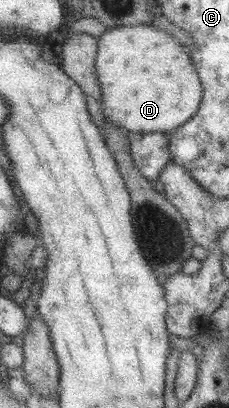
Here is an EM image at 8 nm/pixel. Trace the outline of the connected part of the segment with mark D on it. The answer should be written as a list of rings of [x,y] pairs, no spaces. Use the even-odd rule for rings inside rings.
[[[152,25],[118,26],[97,39],[96,71],[105,120],[125,133],[170,132],[188,122],[200,109],[203,87],[188,48]]]

